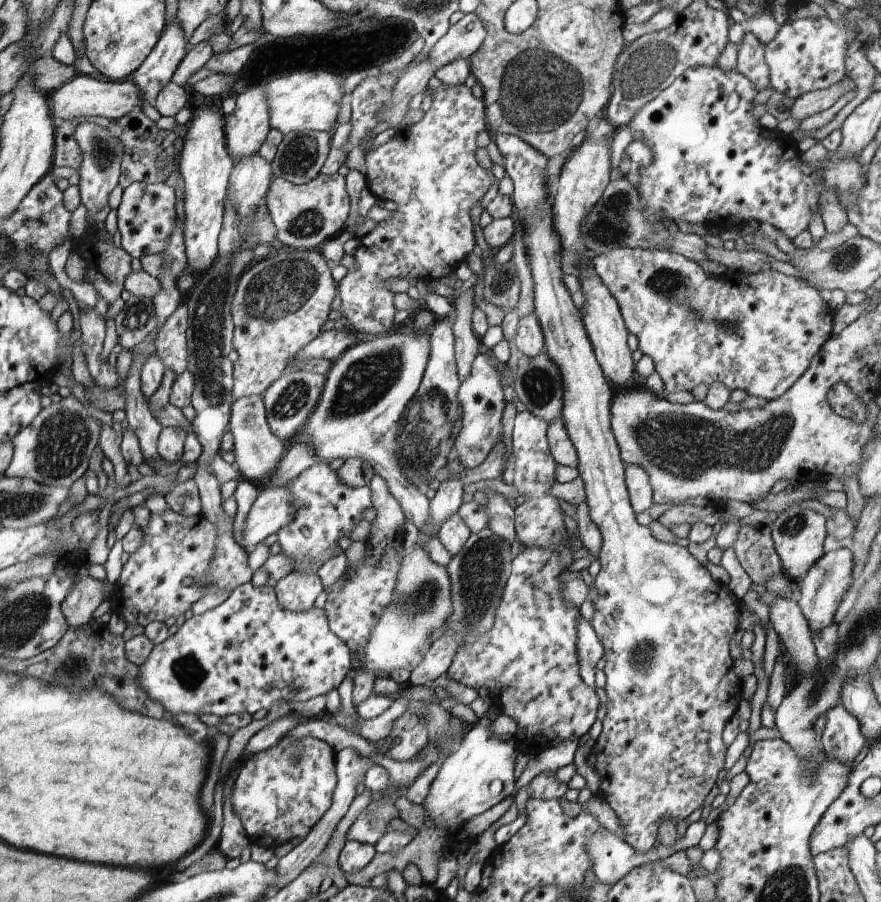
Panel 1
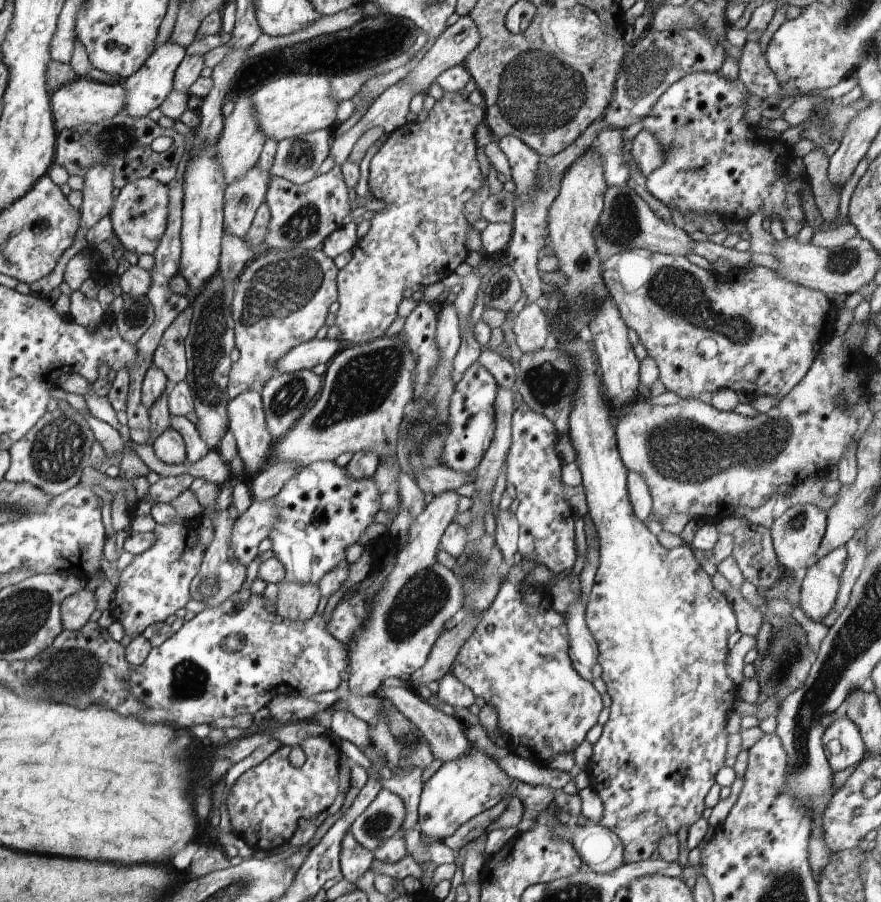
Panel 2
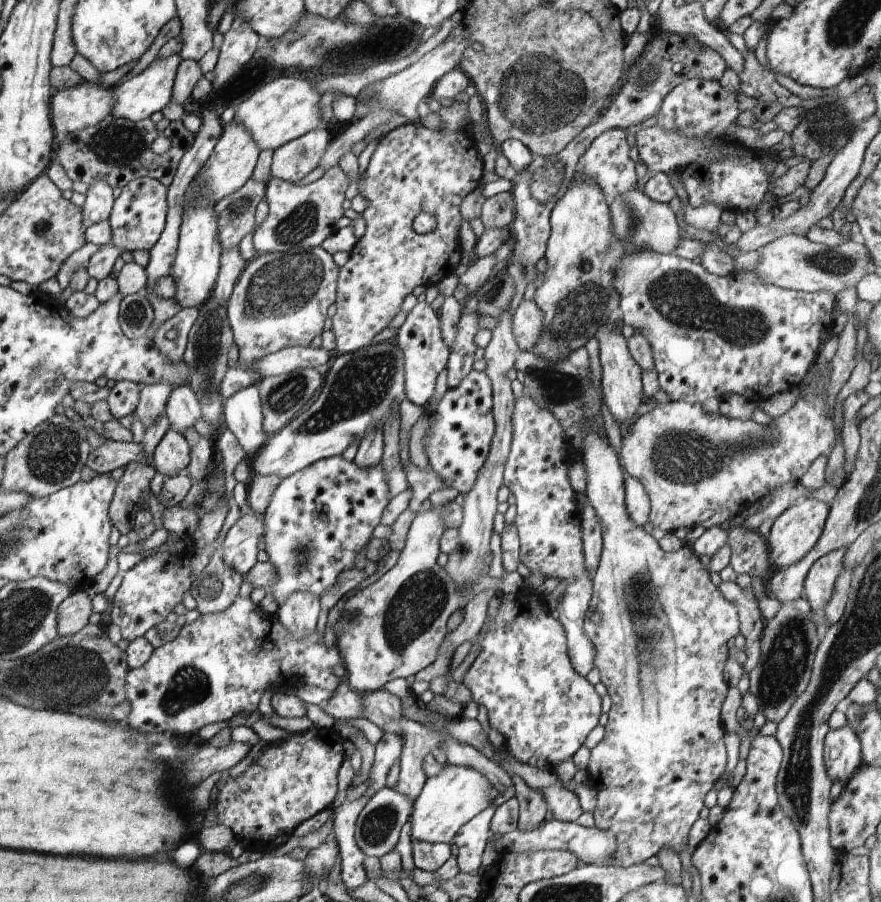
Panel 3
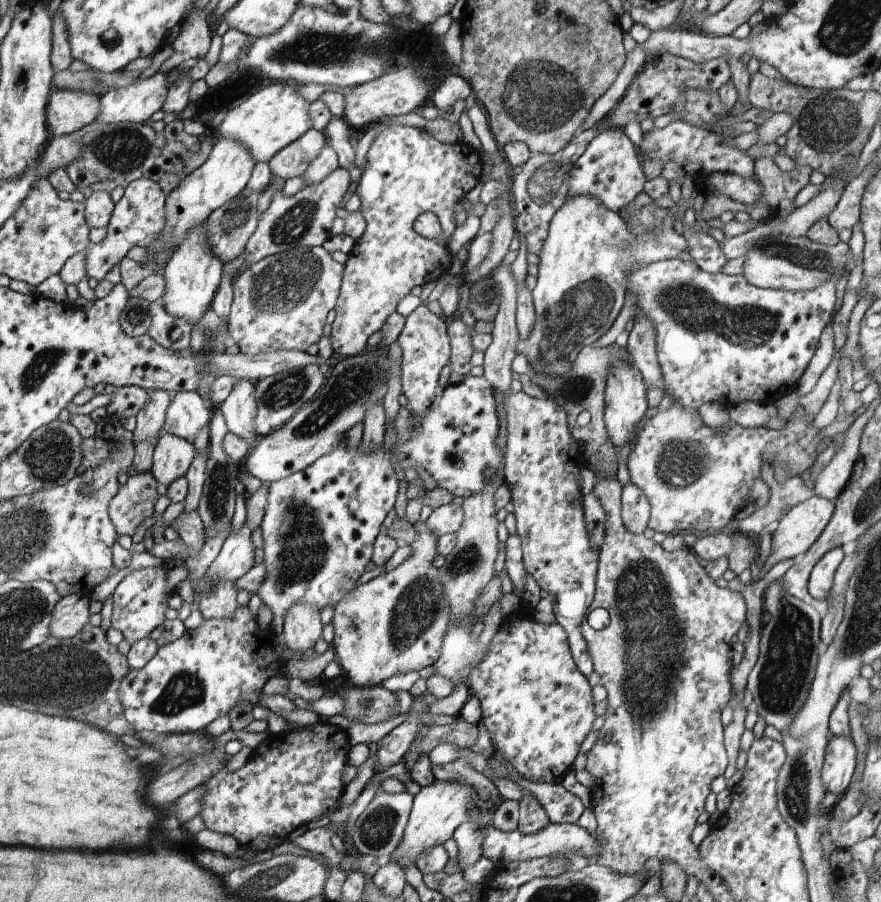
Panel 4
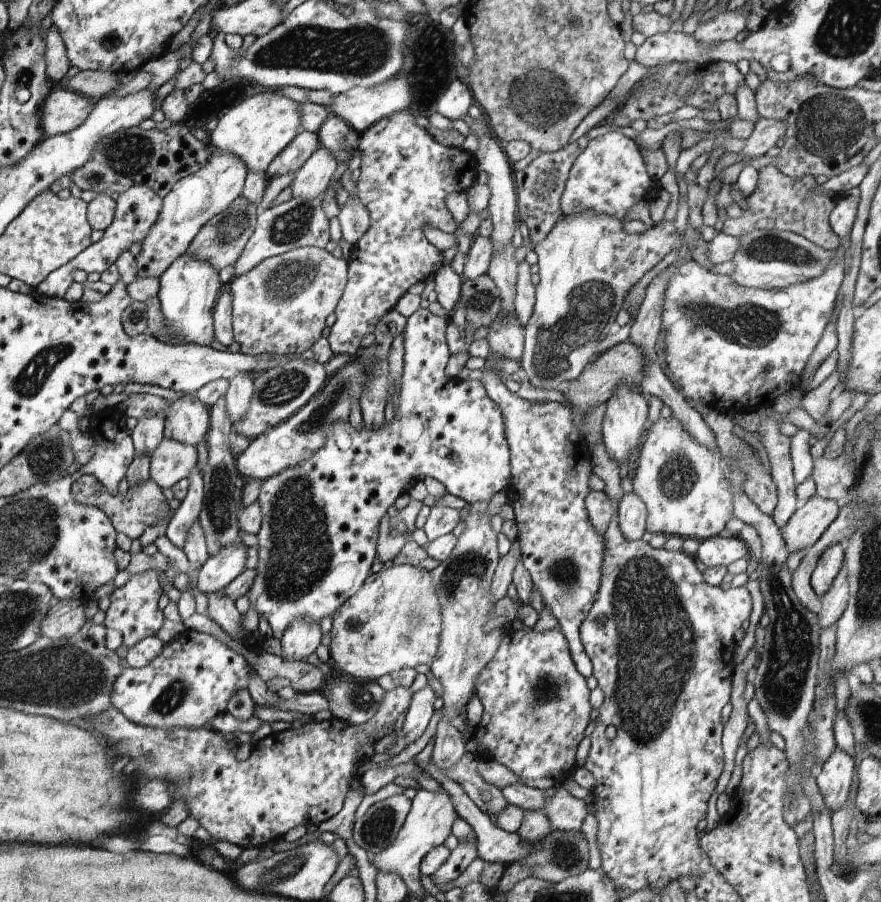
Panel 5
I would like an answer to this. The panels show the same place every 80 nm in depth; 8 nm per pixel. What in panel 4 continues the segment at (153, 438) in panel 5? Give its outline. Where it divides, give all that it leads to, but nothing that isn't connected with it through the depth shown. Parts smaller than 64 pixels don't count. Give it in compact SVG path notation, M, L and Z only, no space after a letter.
M162 389L148 390L148 394L148 402L136 415L137 425L133 431L133 440L136 444L161 436L165 425L165 414L173 395Z

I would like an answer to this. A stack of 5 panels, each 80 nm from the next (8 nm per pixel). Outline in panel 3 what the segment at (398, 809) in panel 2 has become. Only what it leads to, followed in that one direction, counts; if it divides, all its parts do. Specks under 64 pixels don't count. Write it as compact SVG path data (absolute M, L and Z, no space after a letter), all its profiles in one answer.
M382 787L375 795L371 796L358 815L355 824L356 844L364 854L380 858L397 846L402 827L411 818L412 811L413 802L407 796L396 789Z

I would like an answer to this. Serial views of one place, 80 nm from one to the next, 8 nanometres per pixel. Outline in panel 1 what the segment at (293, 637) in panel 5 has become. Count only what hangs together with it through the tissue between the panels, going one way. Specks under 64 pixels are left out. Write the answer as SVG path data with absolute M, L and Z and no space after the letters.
M300 571L289 572L275 586L279 605L296 612L314 607L314 600L323 589L318 573Z

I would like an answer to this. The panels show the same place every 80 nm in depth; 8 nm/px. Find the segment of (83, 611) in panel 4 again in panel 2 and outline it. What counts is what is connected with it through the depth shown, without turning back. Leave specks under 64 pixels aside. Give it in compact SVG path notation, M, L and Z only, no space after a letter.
M86 587L66 597L61 604L61 619L64 630L76 632L86 626L96 610L96 598Z

